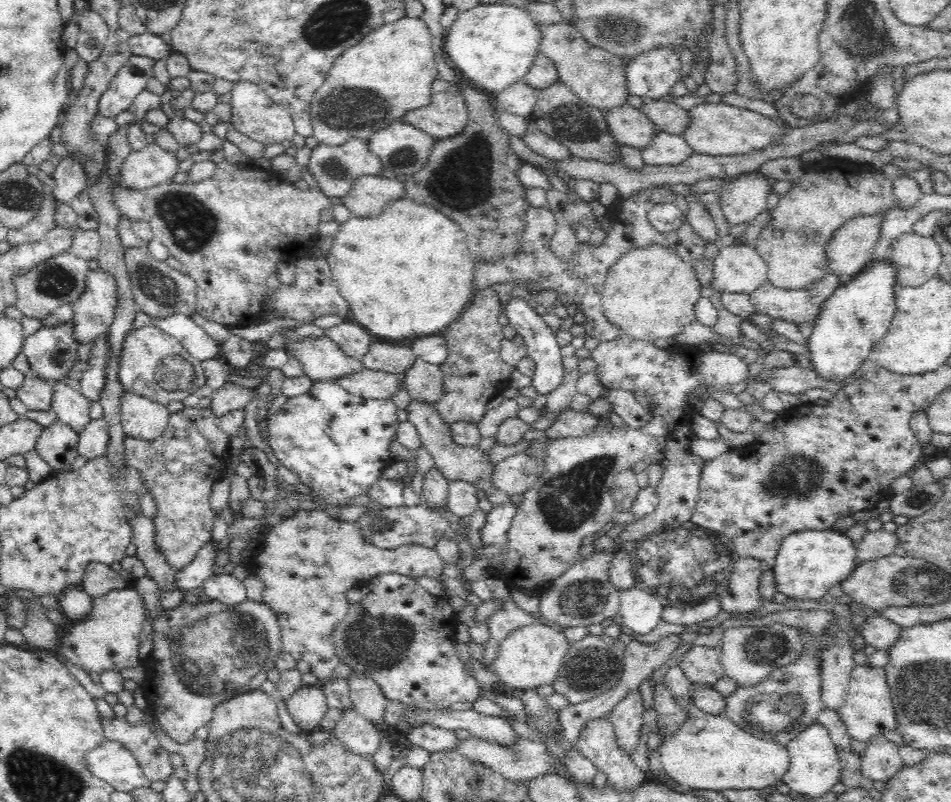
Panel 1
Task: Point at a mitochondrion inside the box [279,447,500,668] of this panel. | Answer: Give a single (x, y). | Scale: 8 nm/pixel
(379, 525)

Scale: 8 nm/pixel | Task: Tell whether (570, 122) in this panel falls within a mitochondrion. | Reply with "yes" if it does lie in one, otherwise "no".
yes

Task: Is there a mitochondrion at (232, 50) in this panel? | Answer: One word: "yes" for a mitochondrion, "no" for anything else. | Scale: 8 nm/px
no

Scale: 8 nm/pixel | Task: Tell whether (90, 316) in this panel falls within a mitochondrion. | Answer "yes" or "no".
no

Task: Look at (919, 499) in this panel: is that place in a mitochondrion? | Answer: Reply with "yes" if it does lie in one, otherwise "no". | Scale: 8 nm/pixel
yes

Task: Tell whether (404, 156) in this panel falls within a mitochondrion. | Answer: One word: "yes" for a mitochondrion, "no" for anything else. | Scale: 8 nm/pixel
yes

